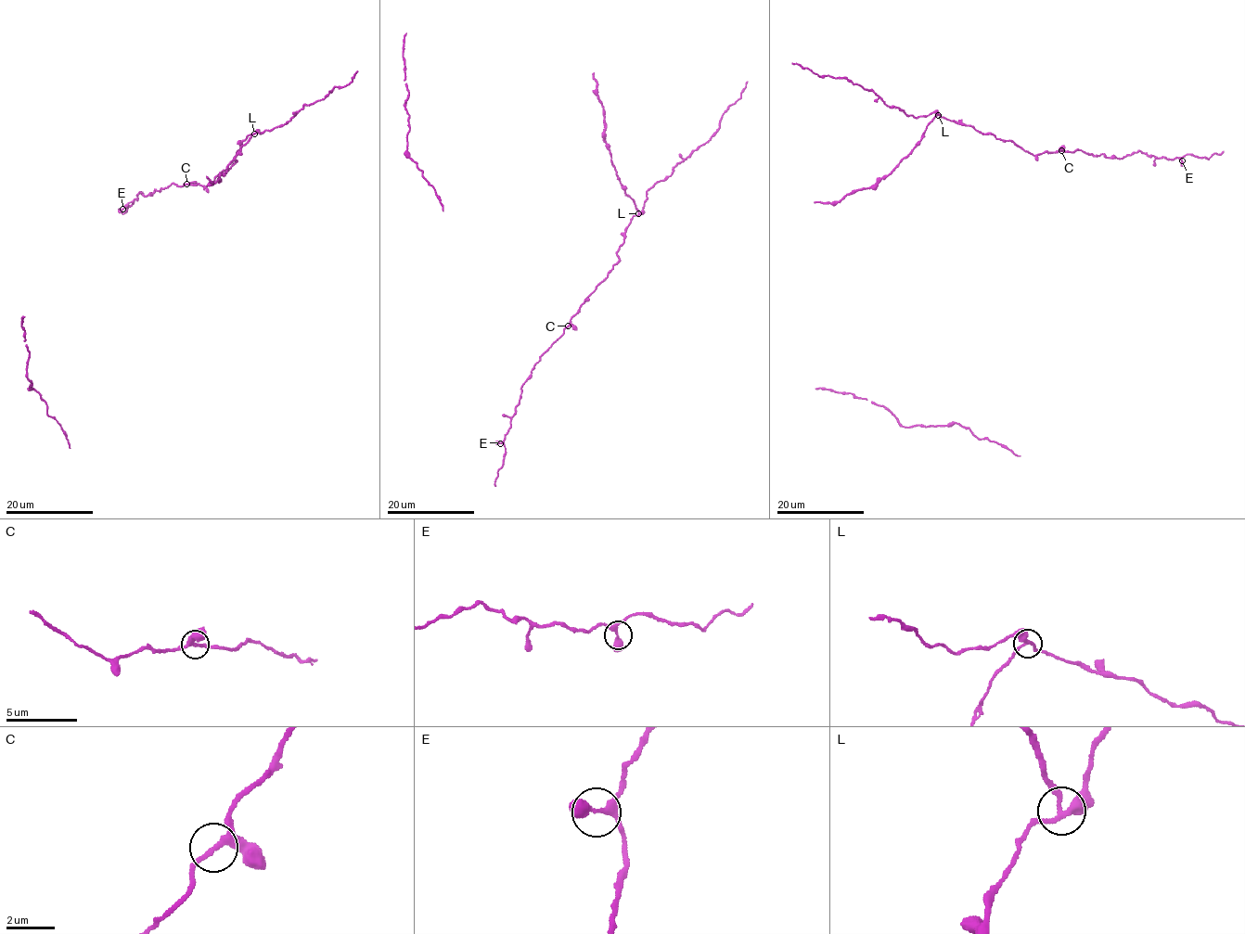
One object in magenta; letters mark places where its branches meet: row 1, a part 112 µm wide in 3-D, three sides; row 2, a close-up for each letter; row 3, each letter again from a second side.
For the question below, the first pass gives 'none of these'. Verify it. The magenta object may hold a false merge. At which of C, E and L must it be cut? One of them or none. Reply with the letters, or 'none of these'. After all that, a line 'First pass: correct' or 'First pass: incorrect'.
L
First pass: incorrect

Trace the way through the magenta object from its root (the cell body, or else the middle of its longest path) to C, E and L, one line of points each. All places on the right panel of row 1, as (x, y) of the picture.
C: (869, 188), (885, 178), (908, 155), (938, 114), (972, 125), (981, 134), (1014, 142), (1033, 155), (1061, 150)
E: (869, 188), (908, 155), (938, 114), (1014, 142), (1033, 155), (1078, 150), (1121, 158), (1140, 151), (1182, 160)
L: (869, 188), (885, 178), (908, 155), (938, 114)

